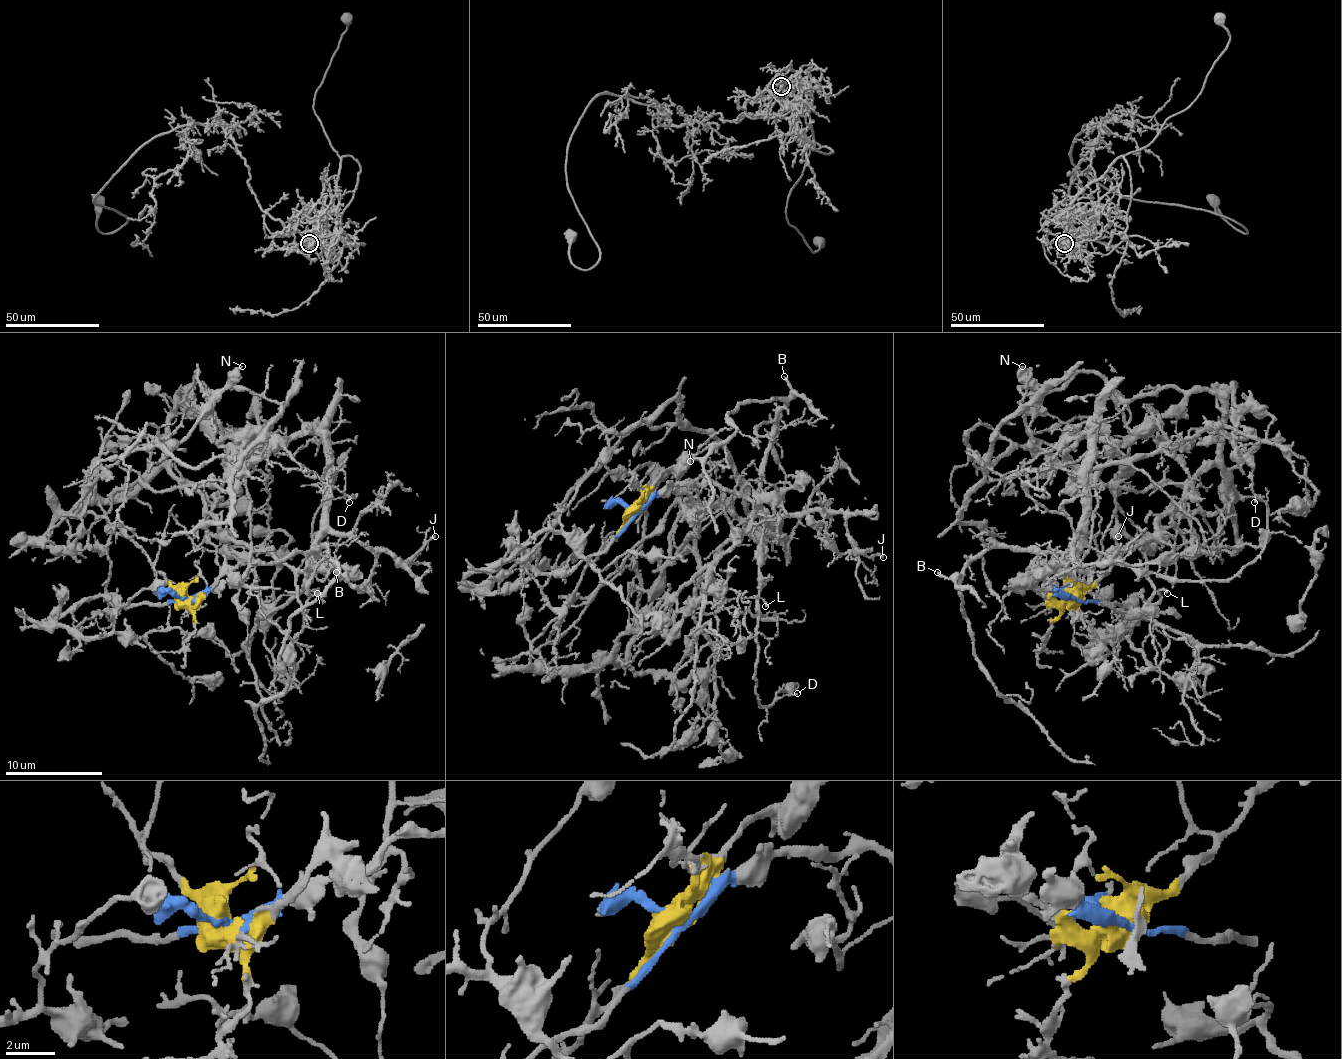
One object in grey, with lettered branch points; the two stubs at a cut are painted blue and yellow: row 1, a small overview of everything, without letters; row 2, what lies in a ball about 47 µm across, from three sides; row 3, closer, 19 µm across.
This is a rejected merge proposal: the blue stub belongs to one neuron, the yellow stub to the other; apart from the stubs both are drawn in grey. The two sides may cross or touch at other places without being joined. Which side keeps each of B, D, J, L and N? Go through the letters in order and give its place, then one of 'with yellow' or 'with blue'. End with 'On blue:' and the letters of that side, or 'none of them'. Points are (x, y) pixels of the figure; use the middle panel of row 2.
B: at (784, 376); with blue
D: at (797, 693); with blue
J: at (883, 557); with blue
L: at (765, 606); with yellow
N: at (690, 461); with yellow
On blue: B, D, J

